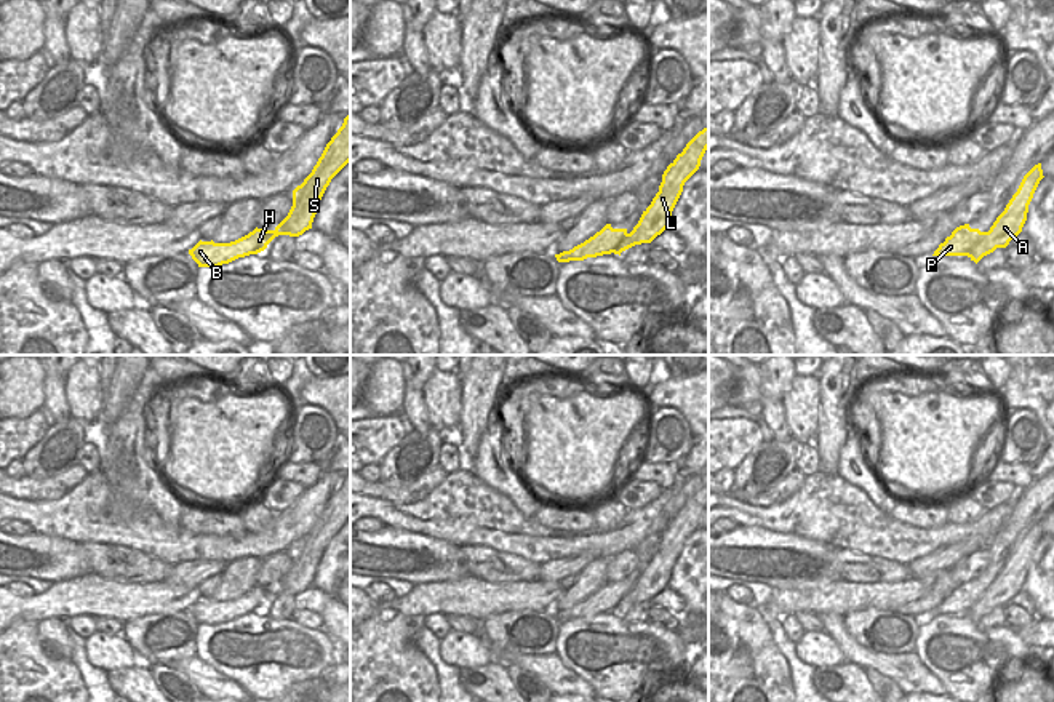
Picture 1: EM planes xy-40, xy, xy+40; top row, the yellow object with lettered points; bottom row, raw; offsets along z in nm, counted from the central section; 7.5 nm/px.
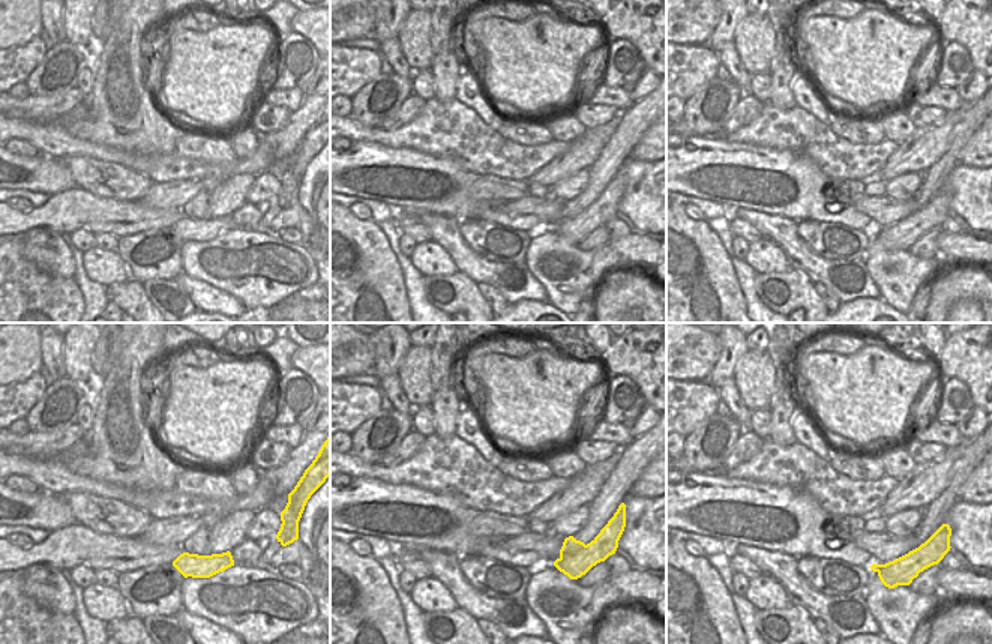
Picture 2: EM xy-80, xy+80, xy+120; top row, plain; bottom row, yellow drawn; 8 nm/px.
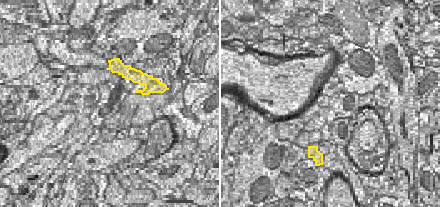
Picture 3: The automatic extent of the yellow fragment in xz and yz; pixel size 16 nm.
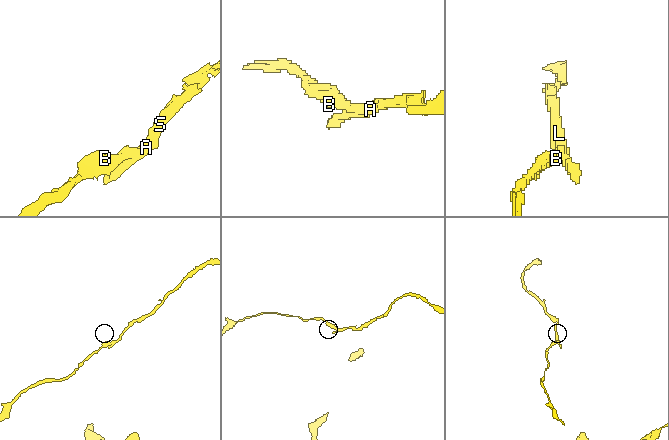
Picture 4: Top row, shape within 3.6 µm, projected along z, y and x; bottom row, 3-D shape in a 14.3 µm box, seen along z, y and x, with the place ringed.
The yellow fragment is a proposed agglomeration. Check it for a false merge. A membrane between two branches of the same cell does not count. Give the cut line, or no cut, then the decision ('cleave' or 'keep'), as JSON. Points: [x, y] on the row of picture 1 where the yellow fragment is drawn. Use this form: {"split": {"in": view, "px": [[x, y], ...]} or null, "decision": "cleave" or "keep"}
{"split": {"in": "xy+40", "px": [[986, 232], [966, 255]]}, "decision": "cleave"}

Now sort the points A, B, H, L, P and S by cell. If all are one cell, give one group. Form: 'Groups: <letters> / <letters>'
Groups: A L S / B H P.

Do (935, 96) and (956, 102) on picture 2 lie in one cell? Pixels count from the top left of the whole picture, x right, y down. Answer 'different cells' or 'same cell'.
same cell

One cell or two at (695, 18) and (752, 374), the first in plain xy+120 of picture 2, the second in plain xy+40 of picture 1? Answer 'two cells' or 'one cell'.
two cells

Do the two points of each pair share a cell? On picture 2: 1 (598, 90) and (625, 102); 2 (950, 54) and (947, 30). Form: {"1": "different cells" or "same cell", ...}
{"1": "same cell", "2": "different cells"}

